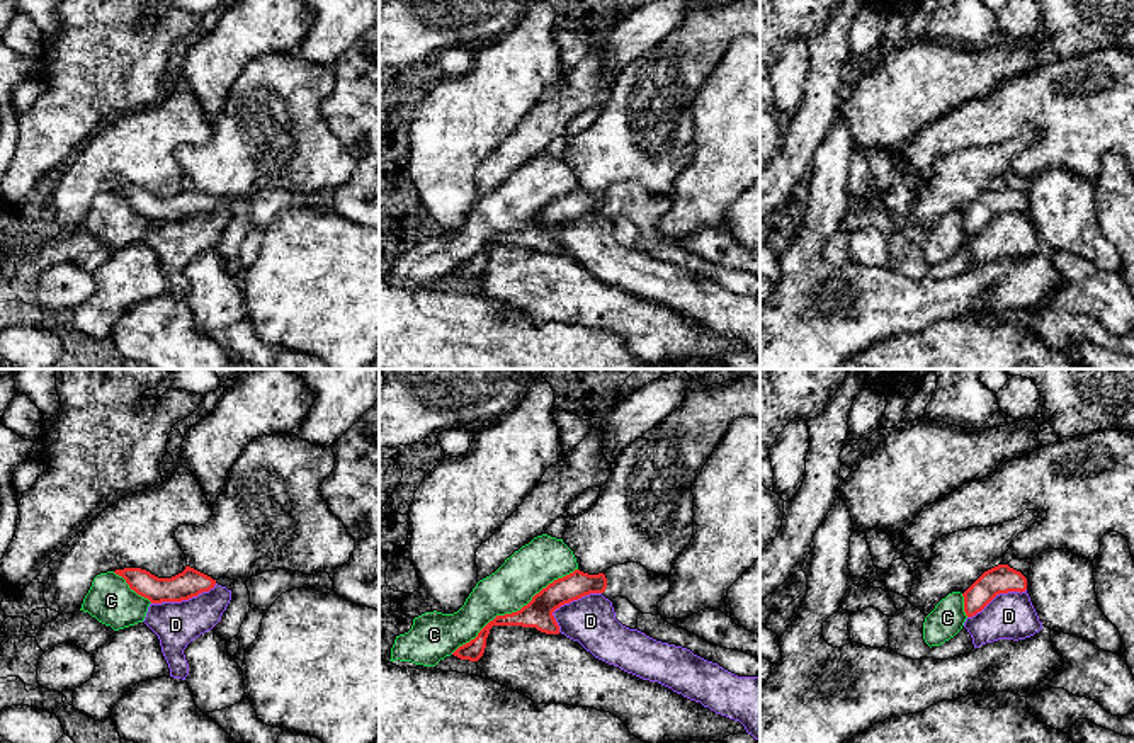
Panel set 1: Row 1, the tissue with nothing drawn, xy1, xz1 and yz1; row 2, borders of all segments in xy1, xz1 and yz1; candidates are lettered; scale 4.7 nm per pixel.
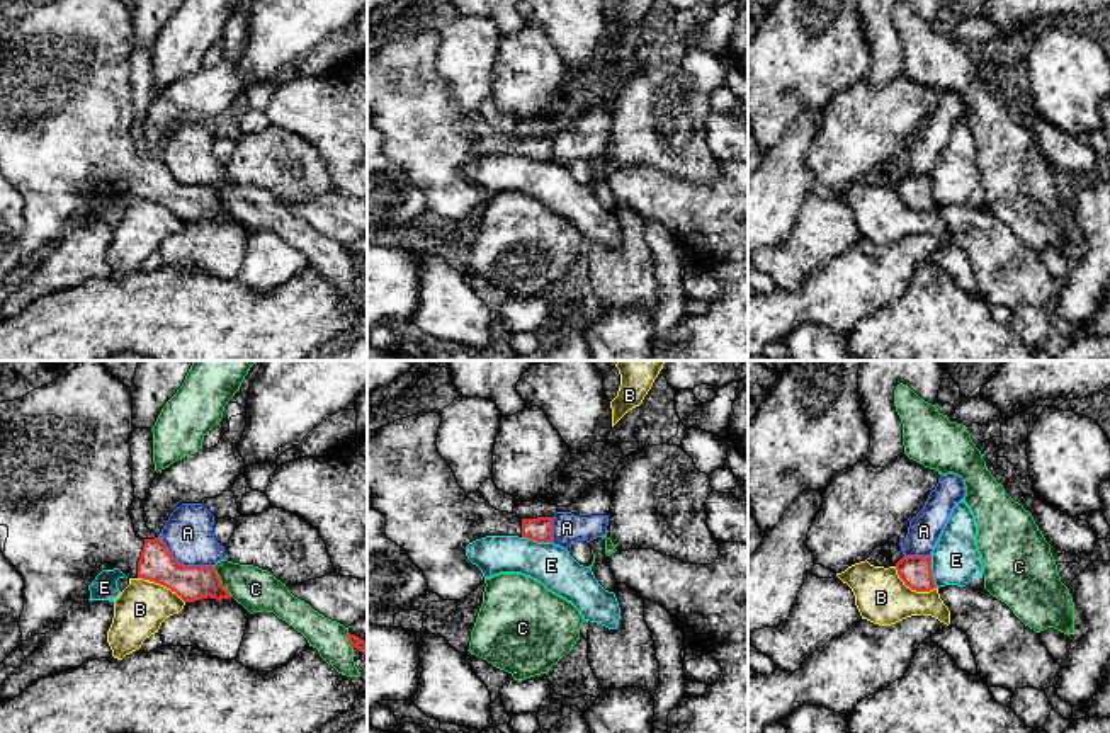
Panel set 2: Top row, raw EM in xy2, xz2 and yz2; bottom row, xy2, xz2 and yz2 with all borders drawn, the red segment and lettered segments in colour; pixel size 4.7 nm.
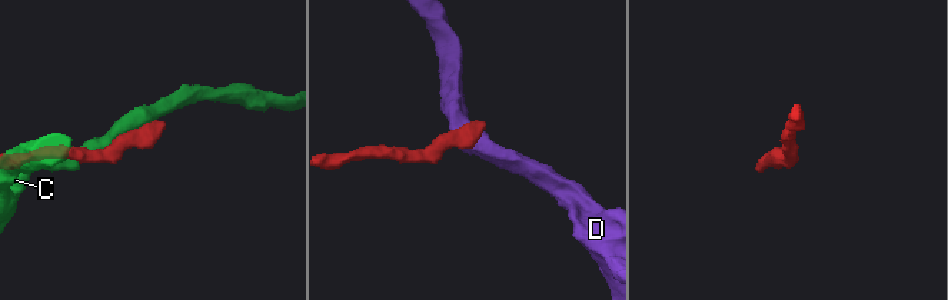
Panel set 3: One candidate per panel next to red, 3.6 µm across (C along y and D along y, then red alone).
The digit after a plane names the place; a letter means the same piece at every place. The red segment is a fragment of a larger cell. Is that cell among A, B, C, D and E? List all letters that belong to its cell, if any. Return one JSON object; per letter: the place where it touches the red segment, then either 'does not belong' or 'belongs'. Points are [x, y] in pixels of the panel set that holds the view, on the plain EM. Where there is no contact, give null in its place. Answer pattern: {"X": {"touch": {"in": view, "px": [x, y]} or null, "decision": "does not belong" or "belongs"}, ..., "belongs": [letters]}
{"A": {"touch": {"in": "xy2", "px": [182, 184]}, "decision": "does not belong"}, "B": {"touch": {"in": "yz2", "px": [911, 208]}, "decision": "does not belong"}, "C": {"touch": {"in": "xz1", "px": [514, 232]}, "decision": "does not belong"}, "D": {"touch": {"in": "xz1", "px": [566, 221]}, "decision": "does not belong"}, "E": {"touch": {"in": "yz2", "px": [930, 191]}, "decision": "does not belong"}, "belongs": []}

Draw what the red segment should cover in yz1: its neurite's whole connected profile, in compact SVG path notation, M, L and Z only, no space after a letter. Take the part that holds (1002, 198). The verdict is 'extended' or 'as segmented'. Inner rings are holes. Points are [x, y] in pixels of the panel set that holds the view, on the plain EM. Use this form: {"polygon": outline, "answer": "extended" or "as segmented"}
{"polygon": "M998 184L984 190L964 213L964 231L967 236L981 231L996 214L1008 211L1025 211L1027 197L1010 187Z", "answer": "as segmented"}

